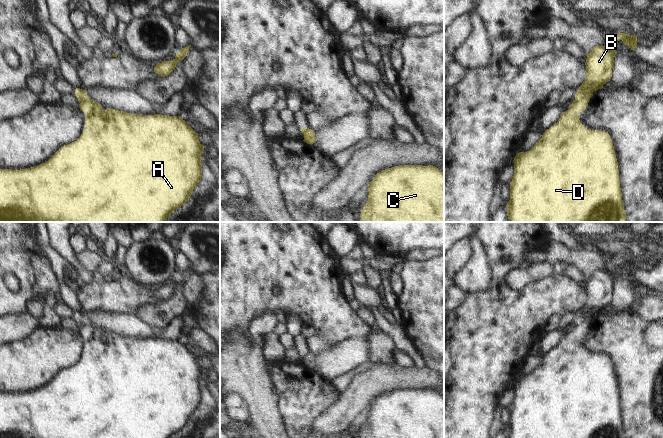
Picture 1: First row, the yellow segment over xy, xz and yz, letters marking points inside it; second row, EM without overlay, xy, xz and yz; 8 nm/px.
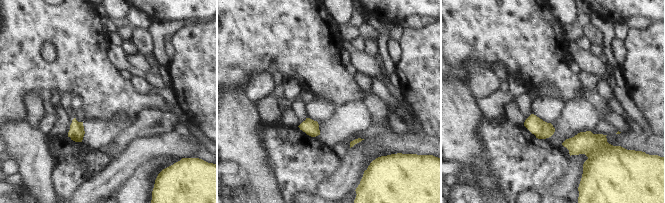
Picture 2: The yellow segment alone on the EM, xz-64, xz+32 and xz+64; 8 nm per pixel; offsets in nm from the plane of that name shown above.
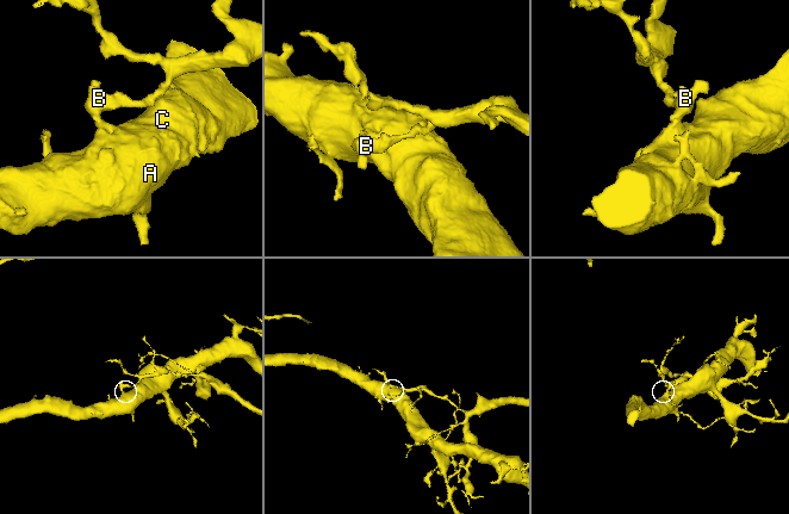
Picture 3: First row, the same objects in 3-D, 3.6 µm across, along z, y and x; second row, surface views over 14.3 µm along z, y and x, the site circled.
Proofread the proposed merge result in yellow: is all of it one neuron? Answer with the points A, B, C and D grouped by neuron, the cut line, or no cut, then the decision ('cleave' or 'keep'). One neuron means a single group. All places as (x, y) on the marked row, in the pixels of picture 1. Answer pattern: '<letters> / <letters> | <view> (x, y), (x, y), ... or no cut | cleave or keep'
A C D / B | xz (308, 129), (306, 140), (311, 144) | cleave

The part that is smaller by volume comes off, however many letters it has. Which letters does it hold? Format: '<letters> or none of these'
B

